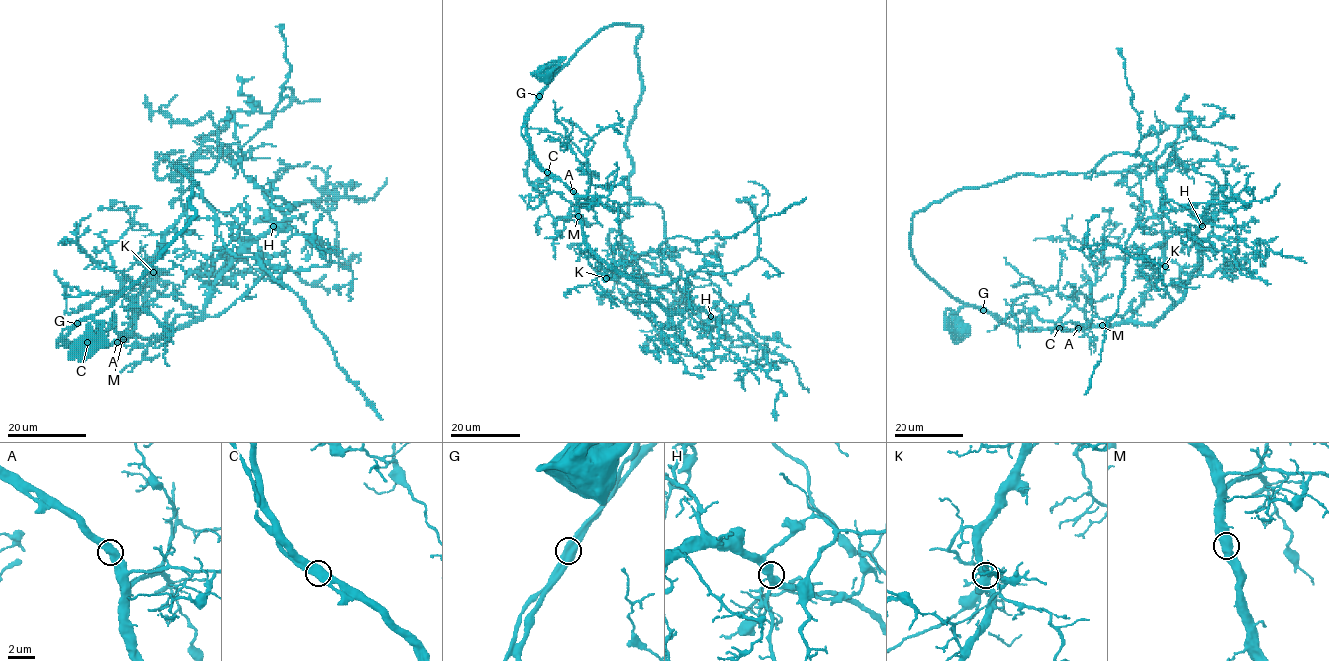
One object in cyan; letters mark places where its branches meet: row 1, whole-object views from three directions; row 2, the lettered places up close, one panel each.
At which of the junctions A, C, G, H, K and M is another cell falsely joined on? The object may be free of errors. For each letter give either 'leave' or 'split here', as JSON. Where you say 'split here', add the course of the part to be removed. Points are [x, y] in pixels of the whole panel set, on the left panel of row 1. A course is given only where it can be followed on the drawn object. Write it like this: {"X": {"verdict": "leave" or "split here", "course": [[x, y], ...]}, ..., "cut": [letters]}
{"A": {"verdict": "leave"}, "C": {"verdict": "leave"}, "G": {"verdict": "leave"}, "H": {"verdict": "leave"}, "K": {"verdict": "leave"}, "M": {"verdict": "leave"}, "cut": []}

